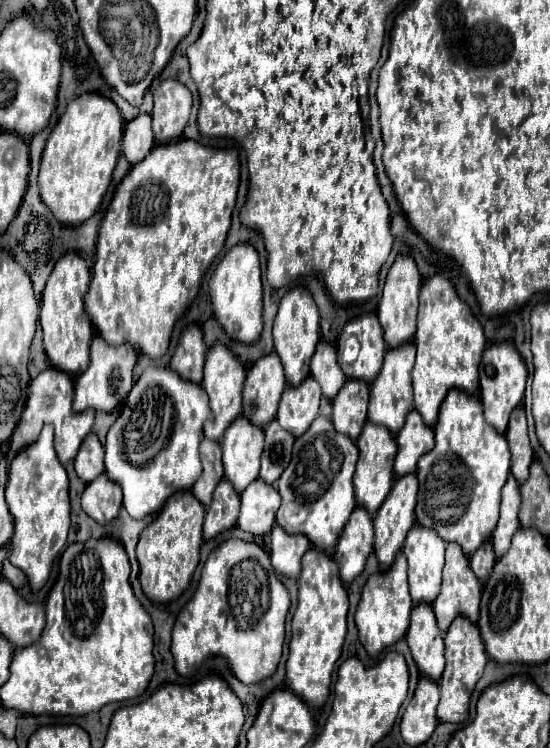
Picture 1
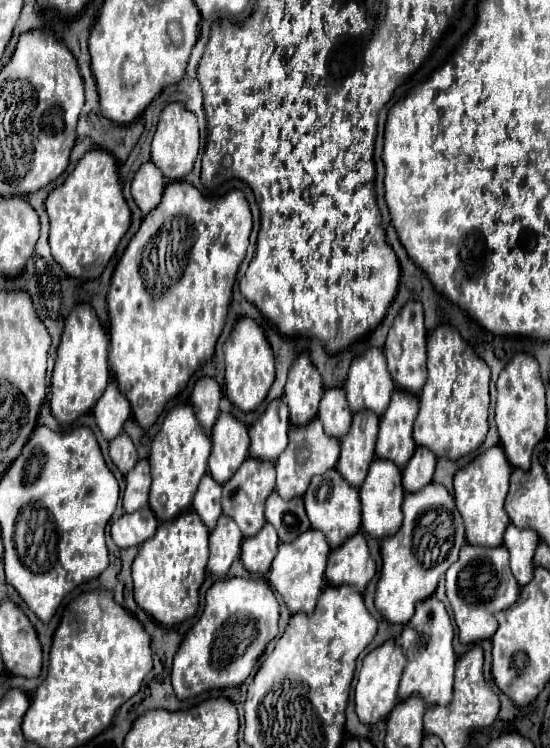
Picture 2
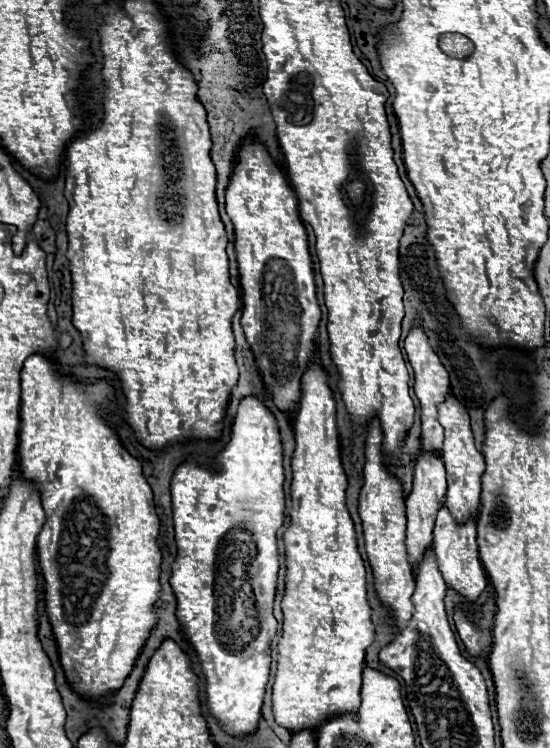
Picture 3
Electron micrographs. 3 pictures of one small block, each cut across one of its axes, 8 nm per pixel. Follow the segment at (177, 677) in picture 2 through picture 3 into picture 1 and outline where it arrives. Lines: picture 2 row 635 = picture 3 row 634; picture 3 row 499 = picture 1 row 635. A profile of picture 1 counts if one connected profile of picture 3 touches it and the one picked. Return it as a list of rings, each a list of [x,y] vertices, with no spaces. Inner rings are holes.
[[[238,538],[222,542],[204,562],[200,582],[172,630],[172,656],[178,674],[190,676],[204,658],[224,656],[244,684],[272,676],[282,656],[288,610],[290,594],[278,580],[270,556],[254,542]]]

